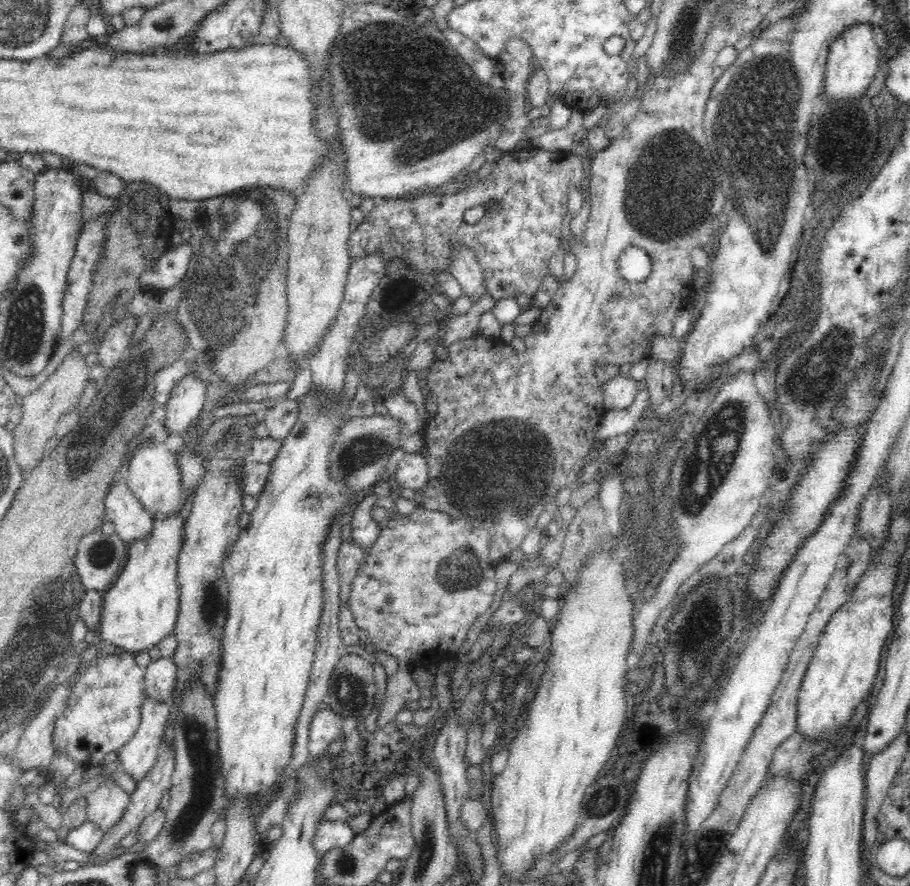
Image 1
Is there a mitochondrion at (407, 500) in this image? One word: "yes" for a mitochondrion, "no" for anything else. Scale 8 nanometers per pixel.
no

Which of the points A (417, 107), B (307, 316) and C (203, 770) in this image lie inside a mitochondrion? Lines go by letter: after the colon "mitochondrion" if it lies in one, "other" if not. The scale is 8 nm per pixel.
A: mitochondrion
B: other
C: mitochondrion

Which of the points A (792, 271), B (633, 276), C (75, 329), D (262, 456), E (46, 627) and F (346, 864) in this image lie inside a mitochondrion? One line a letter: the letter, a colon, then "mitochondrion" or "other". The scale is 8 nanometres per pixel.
A: other
B: other
C: other
D: other
E: mitochondrion
F: mitochondrion

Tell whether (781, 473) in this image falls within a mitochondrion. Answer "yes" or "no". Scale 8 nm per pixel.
no

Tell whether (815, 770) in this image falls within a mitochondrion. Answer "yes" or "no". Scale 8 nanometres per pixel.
no

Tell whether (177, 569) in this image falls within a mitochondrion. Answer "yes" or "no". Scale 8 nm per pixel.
no

